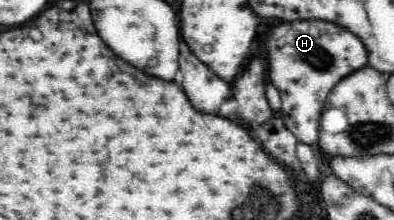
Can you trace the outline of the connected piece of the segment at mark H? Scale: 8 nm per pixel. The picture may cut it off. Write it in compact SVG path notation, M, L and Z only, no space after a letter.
M321 21L274 22L266 31L262 25L259 45L267 60L268 81L280 92L279 118L299 142L314 145L318 141L320 116L326 110L332 88L348 73L367 65L368 52L364 43L345 27Z

